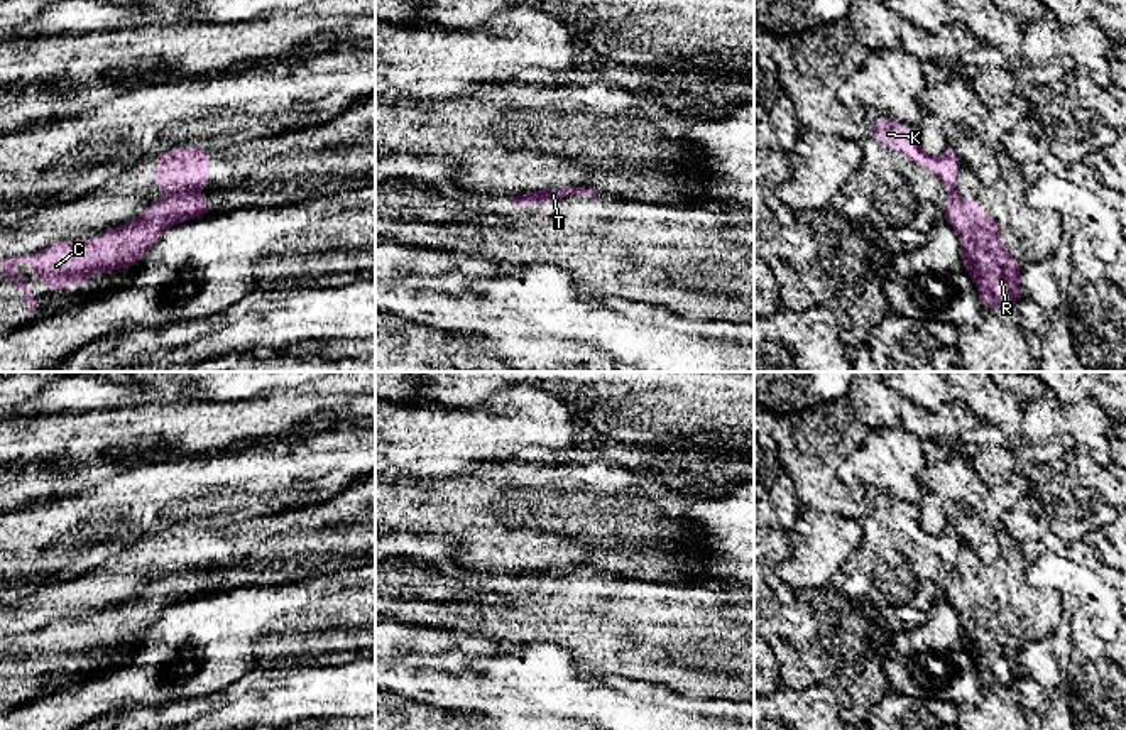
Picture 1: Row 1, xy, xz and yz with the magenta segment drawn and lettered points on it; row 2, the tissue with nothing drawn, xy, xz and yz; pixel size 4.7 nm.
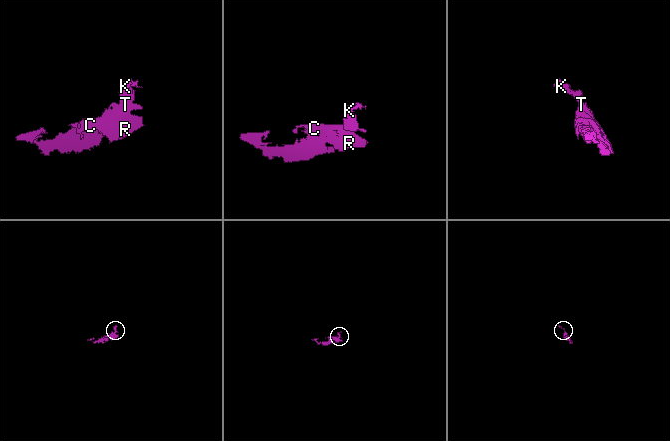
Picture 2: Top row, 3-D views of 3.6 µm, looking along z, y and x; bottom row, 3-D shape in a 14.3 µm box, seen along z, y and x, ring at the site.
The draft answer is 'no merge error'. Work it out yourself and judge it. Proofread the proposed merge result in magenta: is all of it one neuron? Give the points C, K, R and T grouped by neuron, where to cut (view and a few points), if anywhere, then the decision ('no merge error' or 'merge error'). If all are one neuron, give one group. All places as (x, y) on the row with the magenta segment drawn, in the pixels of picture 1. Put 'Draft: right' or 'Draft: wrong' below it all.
C R T / K | xy (188, 191), (169, 195) | merge error
Draft: wrong

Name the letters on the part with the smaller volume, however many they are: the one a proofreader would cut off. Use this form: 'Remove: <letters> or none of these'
Remove: K

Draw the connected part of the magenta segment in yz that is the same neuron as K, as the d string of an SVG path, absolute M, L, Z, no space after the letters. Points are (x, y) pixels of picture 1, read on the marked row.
M879 118L871 128L871 137L879 144L893 149L918 166L928 169L945 188L947 194L954 193L957 171L962 162L954 149L947 149L942 155L932 157L920 149L920 137L910 127L899 127L894 118Z

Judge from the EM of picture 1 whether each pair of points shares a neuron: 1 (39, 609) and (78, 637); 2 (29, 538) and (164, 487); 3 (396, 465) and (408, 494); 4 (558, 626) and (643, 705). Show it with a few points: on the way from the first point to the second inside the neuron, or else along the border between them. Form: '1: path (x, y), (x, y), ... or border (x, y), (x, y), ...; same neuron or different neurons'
1: border (58, 619), (39, 629), (17, 634); different neurons
2: path (63, 531), (78, 516), (109, 516), (131, 502); same neuron
3: border (442, 479), (398, 479), (393, 482); different neurons
4: border (568, 651), (584, 671), (599, 678); different neurons

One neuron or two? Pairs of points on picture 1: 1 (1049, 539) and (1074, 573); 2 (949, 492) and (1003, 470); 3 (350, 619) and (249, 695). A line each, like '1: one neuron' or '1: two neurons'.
1: two neurons
2: two neurons
3: two neurons

